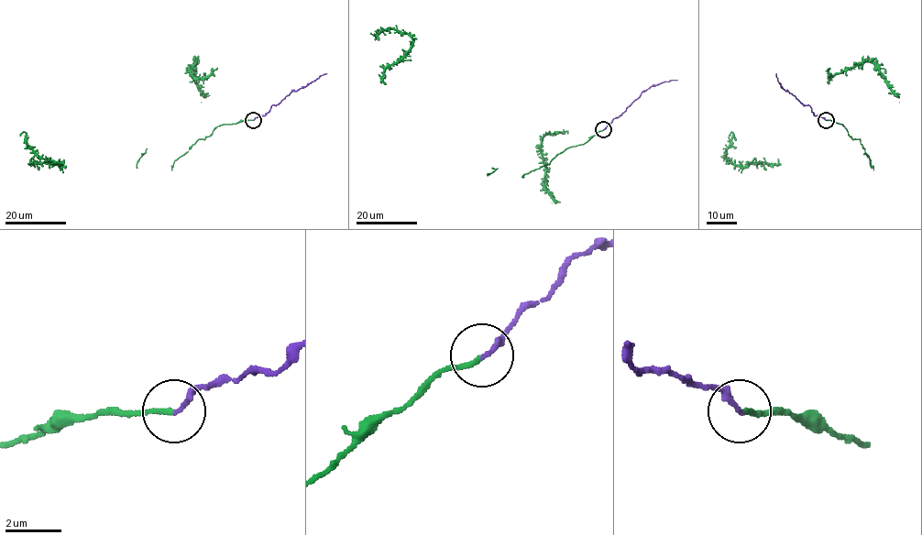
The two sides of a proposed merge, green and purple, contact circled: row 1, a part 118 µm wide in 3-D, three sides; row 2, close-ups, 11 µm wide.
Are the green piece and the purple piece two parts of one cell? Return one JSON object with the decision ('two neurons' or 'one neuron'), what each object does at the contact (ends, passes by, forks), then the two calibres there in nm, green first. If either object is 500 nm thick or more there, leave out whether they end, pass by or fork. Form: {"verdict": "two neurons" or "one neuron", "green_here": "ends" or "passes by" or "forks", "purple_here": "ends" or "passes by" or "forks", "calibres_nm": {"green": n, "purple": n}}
{"verdict": "two neurons", "green_here": "ends", "purple_here": "ends", "calibres_nm": {"green": 160, "purple": 170}}

